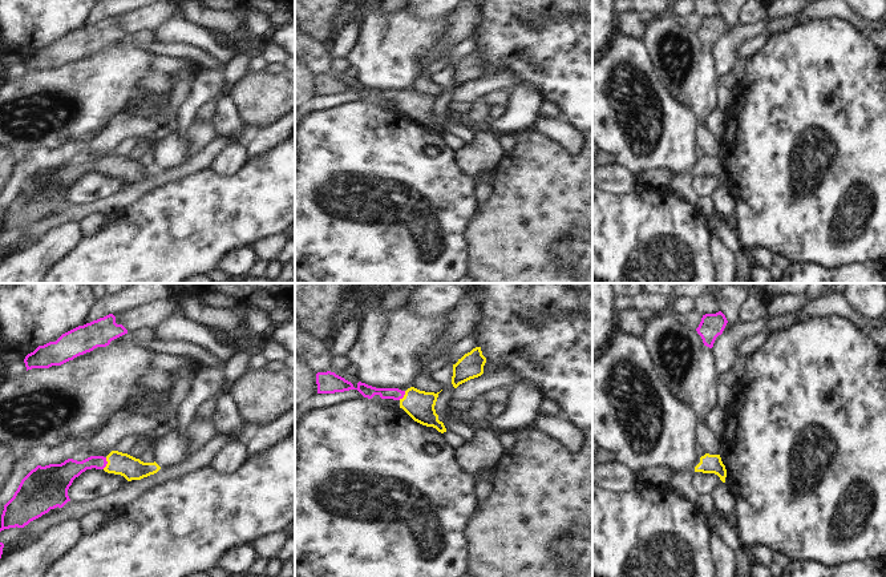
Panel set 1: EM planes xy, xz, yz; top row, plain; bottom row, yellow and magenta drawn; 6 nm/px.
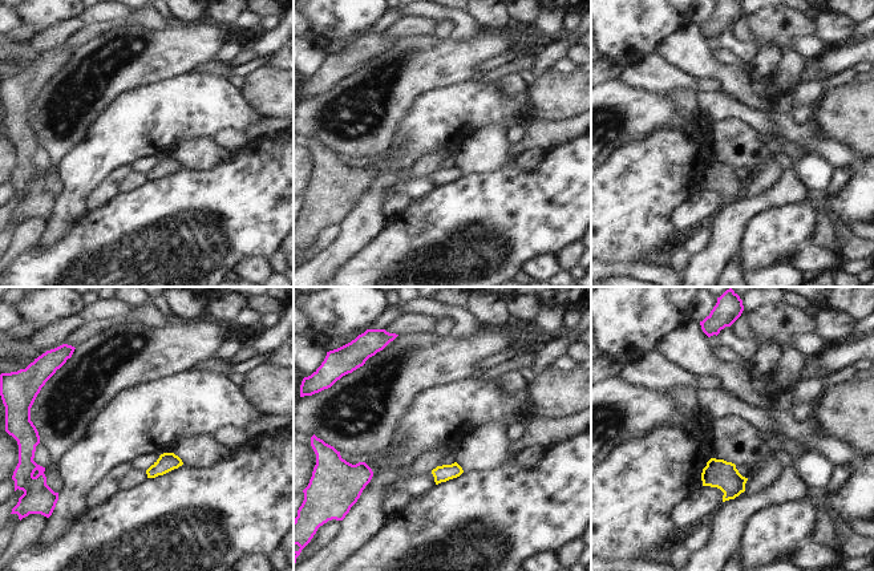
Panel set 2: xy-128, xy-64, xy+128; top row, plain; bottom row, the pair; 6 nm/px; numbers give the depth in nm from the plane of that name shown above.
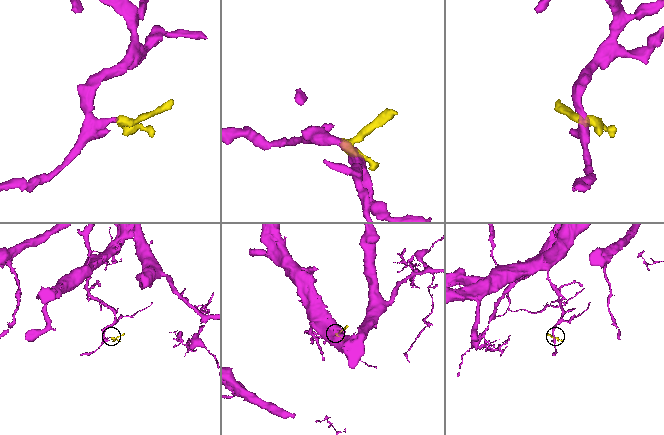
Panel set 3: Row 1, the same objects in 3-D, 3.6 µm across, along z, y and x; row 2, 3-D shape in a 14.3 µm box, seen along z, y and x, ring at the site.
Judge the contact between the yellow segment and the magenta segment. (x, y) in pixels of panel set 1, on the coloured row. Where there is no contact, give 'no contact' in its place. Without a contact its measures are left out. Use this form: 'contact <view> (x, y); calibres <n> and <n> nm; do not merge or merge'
contact xy (108, 463); calibres 140 and 120 nm; merge

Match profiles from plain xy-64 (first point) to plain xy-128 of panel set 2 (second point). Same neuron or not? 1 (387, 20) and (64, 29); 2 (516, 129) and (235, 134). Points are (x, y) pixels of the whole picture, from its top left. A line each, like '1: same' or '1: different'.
1: same
2: same

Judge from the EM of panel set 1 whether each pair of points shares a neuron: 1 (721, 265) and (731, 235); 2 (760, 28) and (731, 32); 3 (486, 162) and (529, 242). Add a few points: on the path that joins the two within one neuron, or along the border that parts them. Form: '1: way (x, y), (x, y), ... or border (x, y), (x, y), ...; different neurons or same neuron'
1: border (711, 231), (729, 249), (736, 269); different neurons
2: way (753, 29), (737, 32); same neuron
3: border (506, 156), (496, 172); different neurons

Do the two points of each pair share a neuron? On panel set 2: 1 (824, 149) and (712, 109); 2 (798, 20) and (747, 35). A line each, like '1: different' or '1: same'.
1: same
2: different

